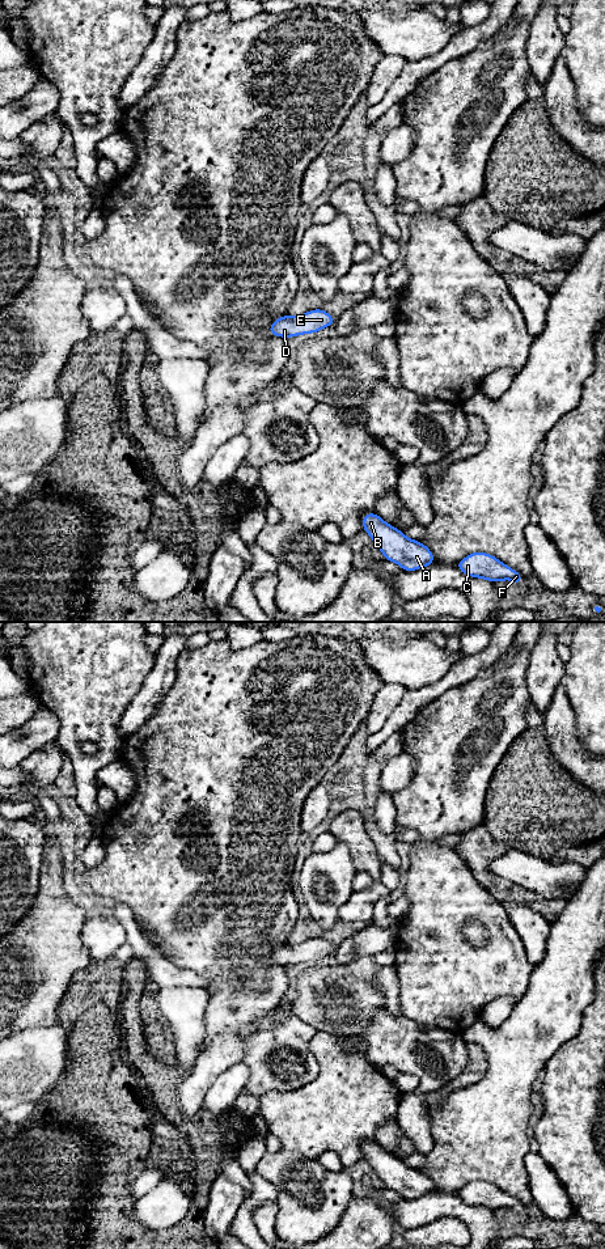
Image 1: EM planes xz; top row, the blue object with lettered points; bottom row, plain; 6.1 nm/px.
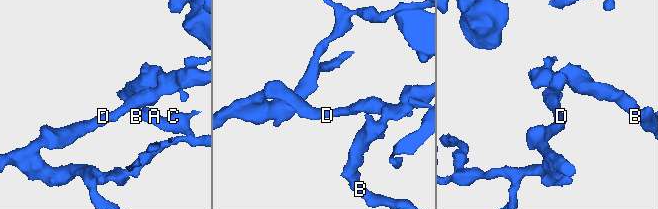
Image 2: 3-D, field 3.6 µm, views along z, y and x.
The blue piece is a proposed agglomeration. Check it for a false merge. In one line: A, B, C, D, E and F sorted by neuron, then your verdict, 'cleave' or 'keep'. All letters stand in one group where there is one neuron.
groups A B C D E F; keep

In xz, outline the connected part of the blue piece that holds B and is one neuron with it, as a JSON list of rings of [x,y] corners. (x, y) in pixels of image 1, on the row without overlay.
[[[377,1142],[363,1143],[363,1159],[369,1163],[384,1187],[411,1201],[435,1191],[432,1180],[423,1172],[410,1168],[403,1160],[385,1151]]]

